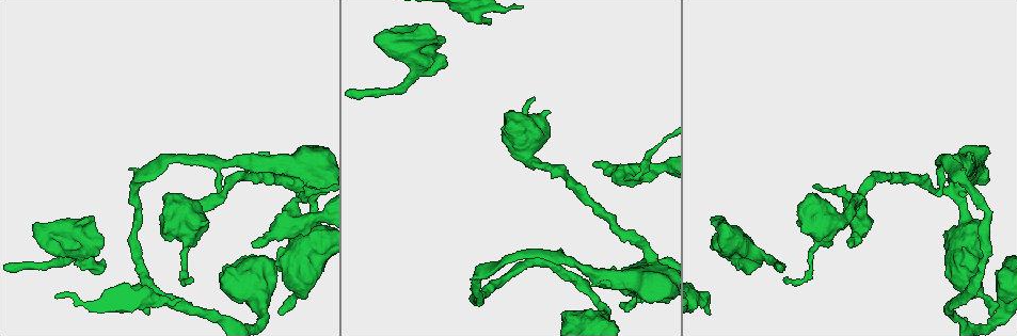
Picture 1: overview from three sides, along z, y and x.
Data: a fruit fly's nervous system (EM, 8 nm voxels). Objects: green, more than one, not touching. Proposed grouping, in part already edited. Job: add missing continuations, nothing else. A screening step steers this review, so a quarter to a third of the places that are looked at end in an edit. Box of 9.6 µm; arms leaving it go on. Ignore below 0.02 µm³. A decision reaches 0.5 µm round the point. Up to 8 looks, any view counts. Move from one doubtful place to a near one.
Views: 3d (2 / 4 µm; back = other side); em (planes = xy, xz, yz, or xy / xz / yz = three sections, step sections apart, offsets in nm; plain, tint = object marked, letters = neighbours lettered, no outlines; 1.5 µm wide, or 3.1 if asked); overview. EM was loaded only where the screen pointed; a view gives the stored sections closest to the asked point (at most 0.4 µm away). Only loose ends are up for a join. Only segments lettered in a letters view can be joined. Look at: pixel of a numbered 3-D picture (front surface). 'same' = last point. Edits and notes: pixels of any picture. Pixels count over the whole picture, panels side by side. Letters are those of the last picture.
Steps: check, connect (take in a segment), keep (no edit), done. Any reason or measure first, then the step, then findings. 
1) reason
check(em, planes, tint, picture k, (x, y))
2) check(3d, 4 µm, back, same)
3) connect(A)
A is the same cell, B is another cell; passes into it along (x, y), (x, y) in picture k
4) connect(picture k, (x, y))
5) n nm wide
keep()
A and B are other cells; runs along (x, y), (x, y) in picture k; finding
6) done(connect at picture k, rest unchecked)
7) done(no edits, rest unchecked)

branch stops here
check(3d, 4 µm, picture 1, (209, 222))

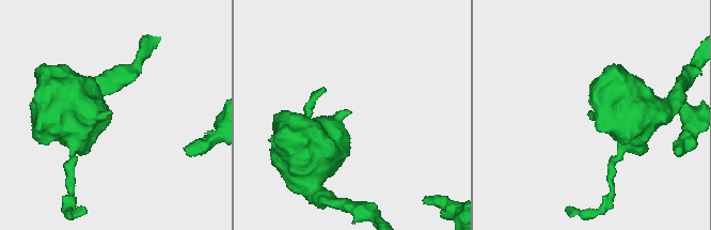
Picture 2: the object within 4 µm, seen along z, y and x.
need the tissue
check(em, xz, step 4, tint, picture 2, (348, 112))

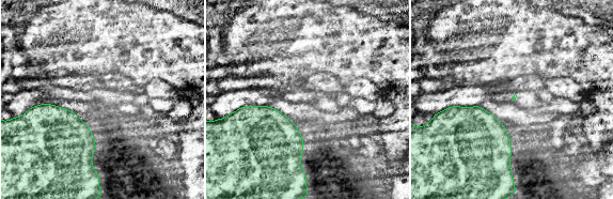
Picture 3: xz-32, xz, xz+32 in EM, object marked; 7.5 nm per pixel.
cut it another way
check(em, planes, letters, same)

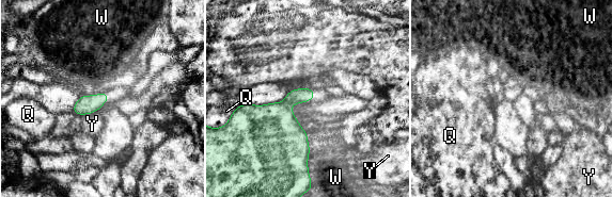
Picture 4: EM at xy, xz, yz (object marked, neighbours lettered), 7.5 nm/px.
keep()
Q, W and Y are other cells; border along (100, 107), (84, 115) in picture 4; none of them fits

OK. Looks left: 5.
thin end
check(3d, 4 µm, picture 1, (193, 280))

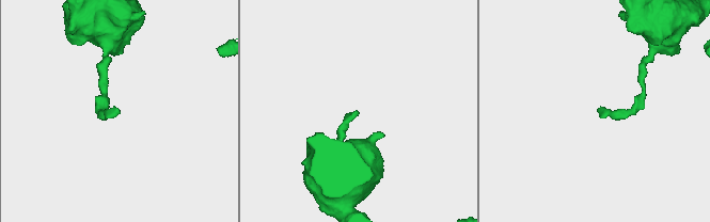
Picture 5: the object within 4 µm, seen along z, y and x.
need the tissue
check(em, xz, step 4, letters, picture 5, (358, 112))

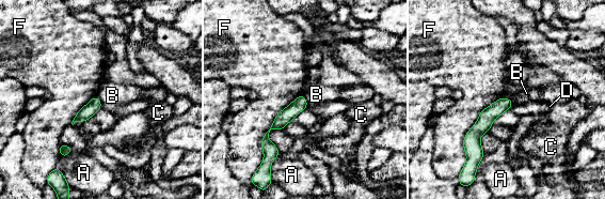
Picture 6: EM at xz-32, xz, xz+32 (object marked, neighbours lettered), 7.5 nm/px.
100 nm wide
keep()
A, B, C, D and F are other cells; runs along (301, 98), (267, 133), (272, 156) in picture 6; none of them fits

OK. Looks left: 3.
an open end
check(3d, 4 µm, picture 1, (488, 25))

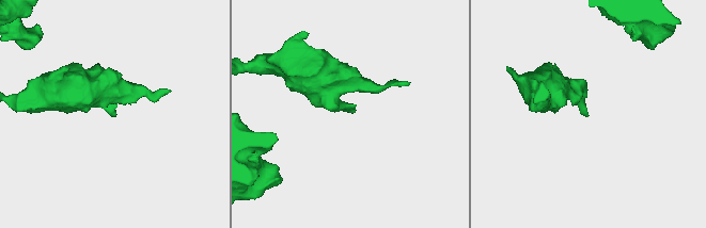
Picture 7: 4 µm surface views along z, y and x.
need the tissue
check(em, planes, plain, picture 7, (587, 114))

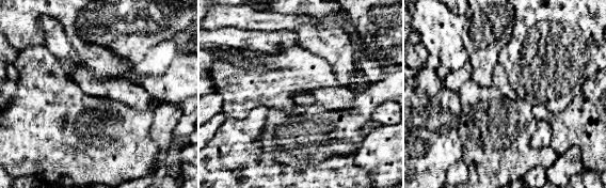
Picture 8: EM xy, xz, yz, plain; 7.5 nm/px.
check(em, planes, letters, same)

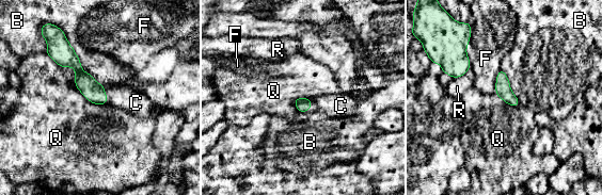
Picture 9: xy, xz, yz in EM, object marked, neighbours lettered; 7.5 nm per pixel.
connect(C)
C is the same cell, B, F, Q and R are other cells; passes into it along (94, 92), (106, 96), (136, 102) in picture 9; the cell continues

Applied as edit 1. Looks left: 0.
done(connect at picture 9, rest unchecked)

